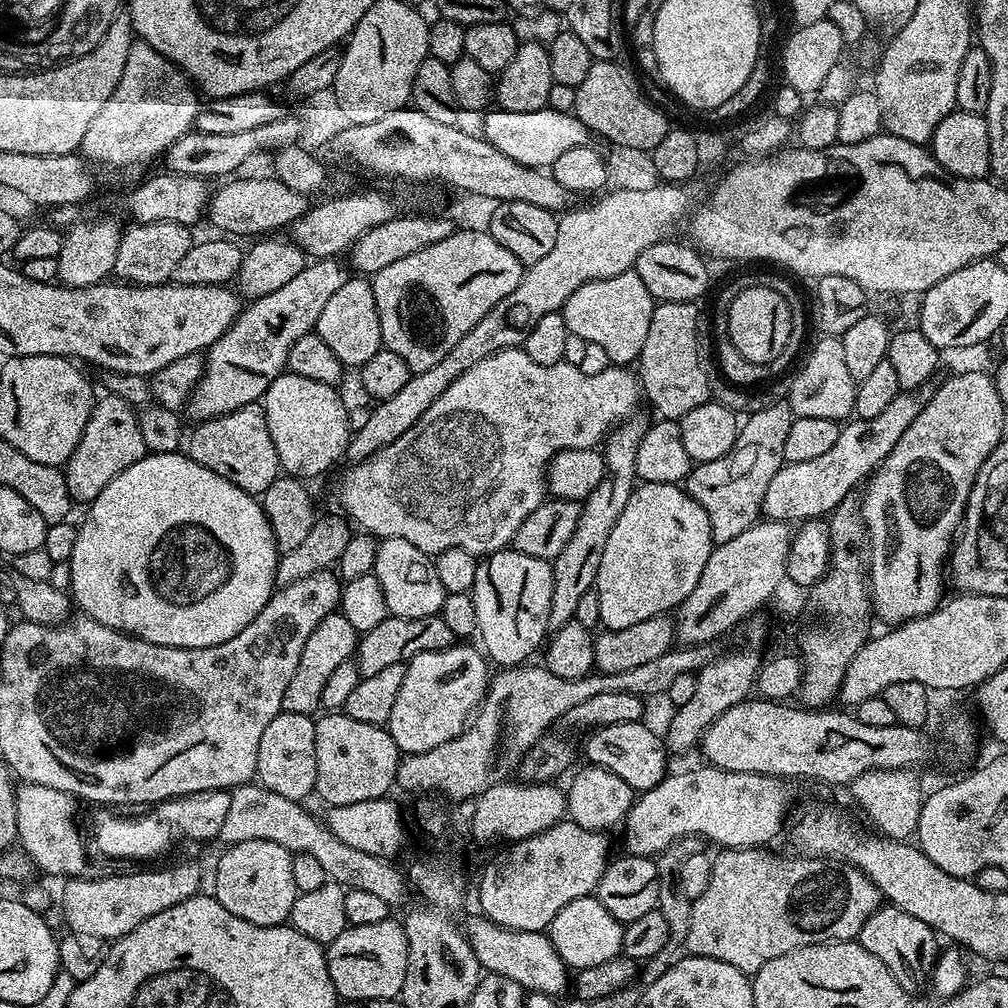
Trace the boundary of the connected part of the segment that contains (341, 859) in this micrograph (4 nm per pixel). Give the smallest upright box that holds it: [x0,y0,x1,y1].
[218,782,410,906]

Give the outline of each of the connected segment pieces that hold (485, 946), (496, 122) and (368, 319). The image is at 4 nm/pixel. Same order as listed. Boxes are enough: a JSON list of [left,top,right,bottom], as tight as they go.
[[466,914,570,998],[483,108,589,169],[314,278,384,370]]

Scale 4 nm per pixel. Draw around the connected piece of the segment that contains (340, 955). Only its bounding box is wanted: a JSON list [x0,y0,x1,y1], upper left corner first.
[326,918,408,1001]

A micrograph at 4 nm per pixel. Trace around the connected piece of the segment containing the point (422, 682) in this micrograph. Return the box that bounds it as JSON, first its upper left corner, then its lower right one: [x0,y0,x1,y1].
[387,642,490,756]

